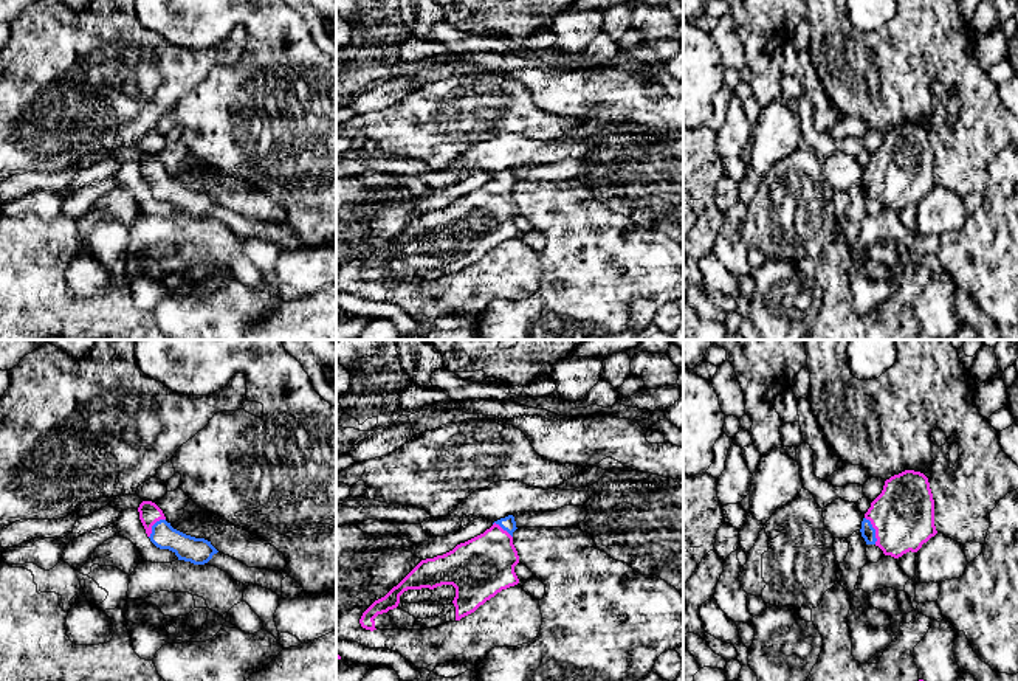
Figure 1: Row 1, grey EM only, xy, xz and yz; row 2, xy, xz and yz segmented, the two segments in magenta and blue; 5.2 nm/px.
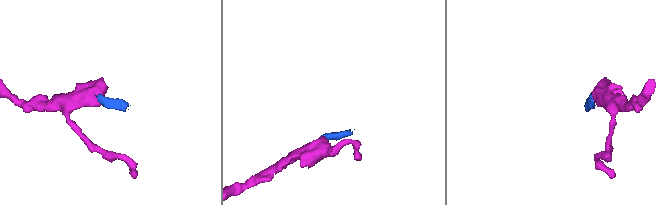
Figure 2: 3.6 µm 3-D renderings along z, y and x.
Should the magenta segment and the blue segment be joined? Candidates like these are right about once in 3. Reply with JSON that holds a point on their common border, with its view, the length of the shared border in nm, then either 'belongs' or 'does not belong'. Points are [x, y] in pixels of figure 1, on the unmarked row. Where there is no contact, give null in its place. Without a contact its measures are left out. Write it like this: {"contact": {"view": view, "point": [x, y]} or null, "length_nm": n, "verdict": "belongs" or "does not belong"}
{"contact": {"view": "yz", "point": [876, 183]}, "length_nm": 160, "verdict": "belongs"}

